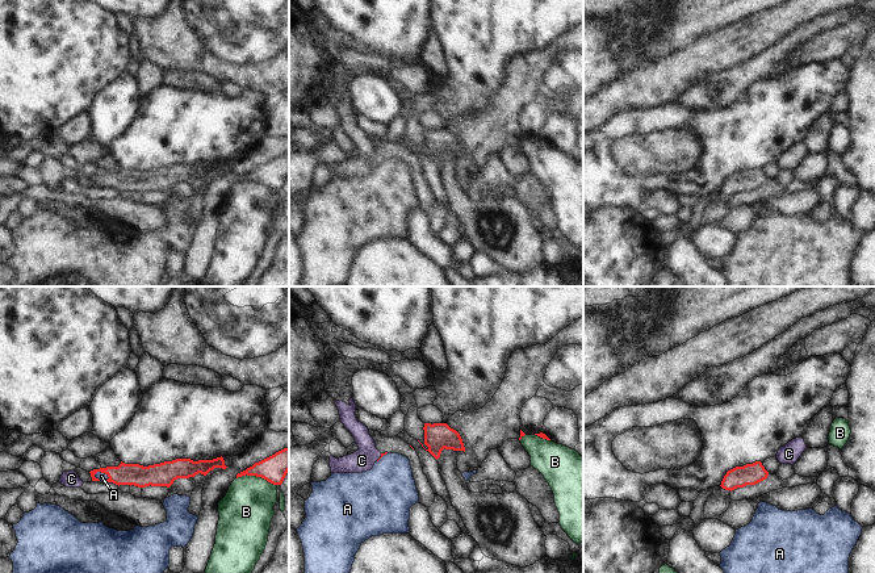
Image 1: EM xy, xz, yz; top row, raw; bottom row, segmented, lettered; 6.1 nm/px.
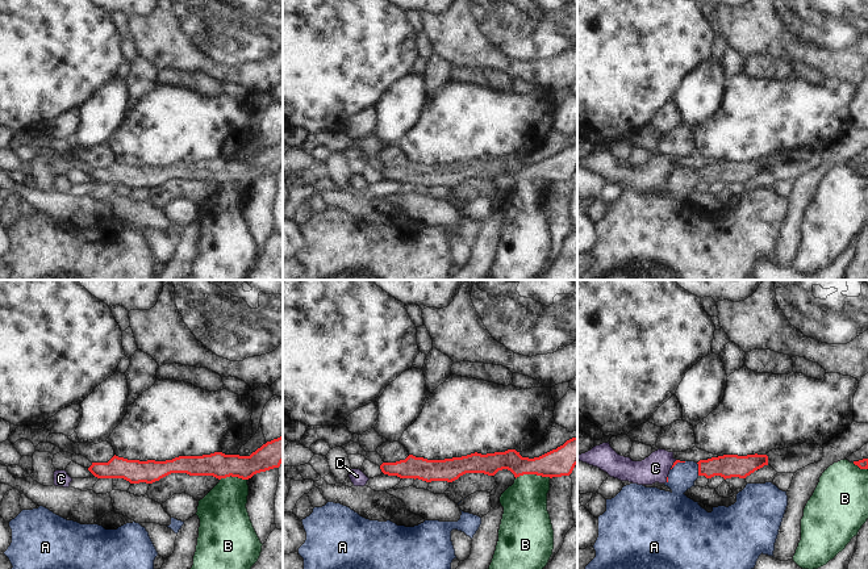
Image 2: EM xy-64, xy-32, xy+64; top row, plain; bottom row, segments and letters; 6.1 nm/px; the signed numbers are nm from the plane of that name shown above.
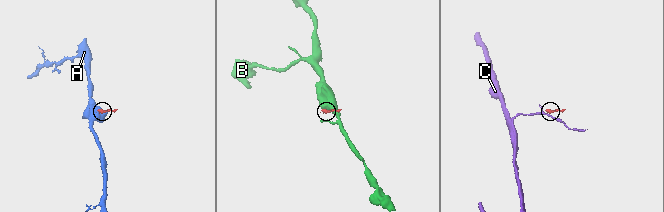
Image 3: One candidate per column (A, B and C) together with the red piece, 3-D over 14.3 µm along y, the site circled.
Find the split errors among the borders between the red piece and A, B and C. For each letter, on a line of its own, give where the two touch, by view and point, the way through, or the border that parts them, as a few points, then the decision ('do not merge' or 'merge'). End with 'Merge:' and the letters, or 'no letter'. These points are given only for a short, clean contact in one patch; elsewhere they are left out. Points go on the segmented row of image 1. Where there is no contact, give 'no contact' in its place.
A: meets red in xy at (101, 472); runs through xy (135, 475), (101, 472), (101, 476); merge
B: meets red in xy at (256, 476); border along xy (237, 477), (255, 475), (276, 485); do not merge
C: meets red in xz at (380, 458); border along xz (381, 454), (376, 460); do not merge
Merge: A

